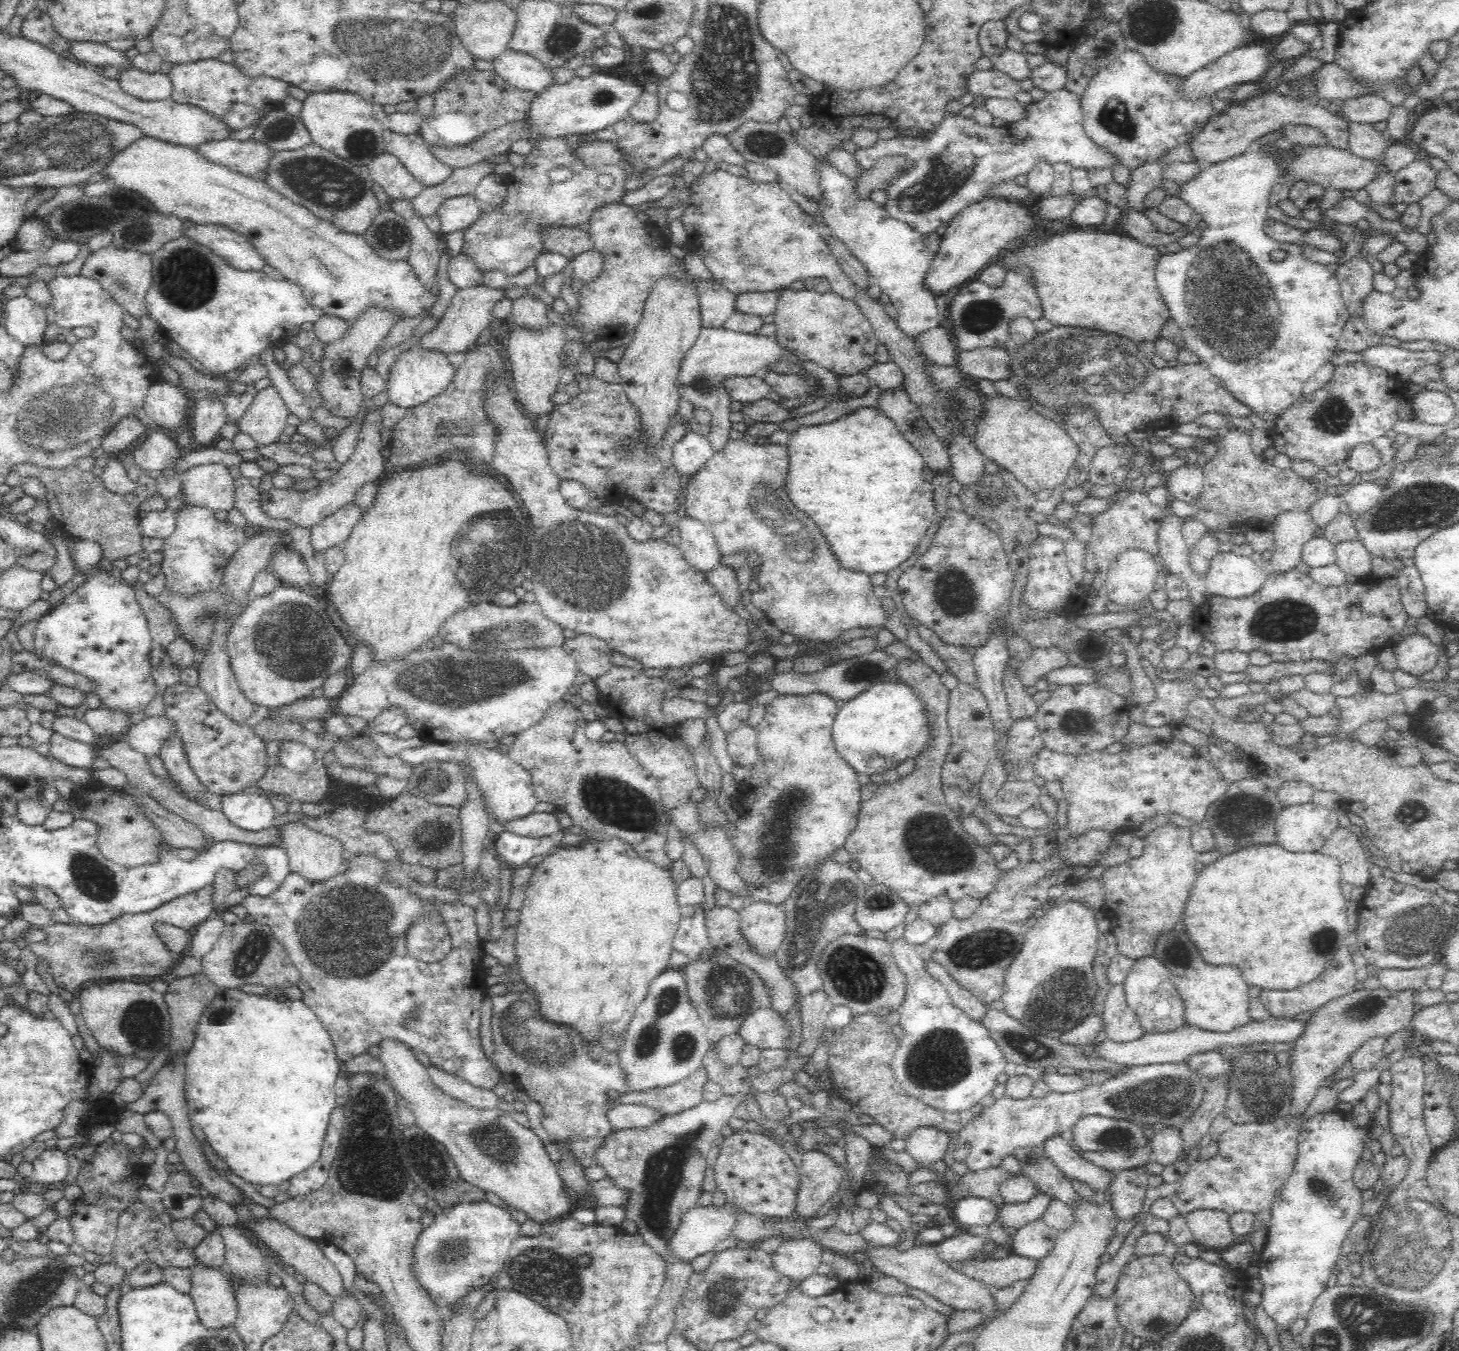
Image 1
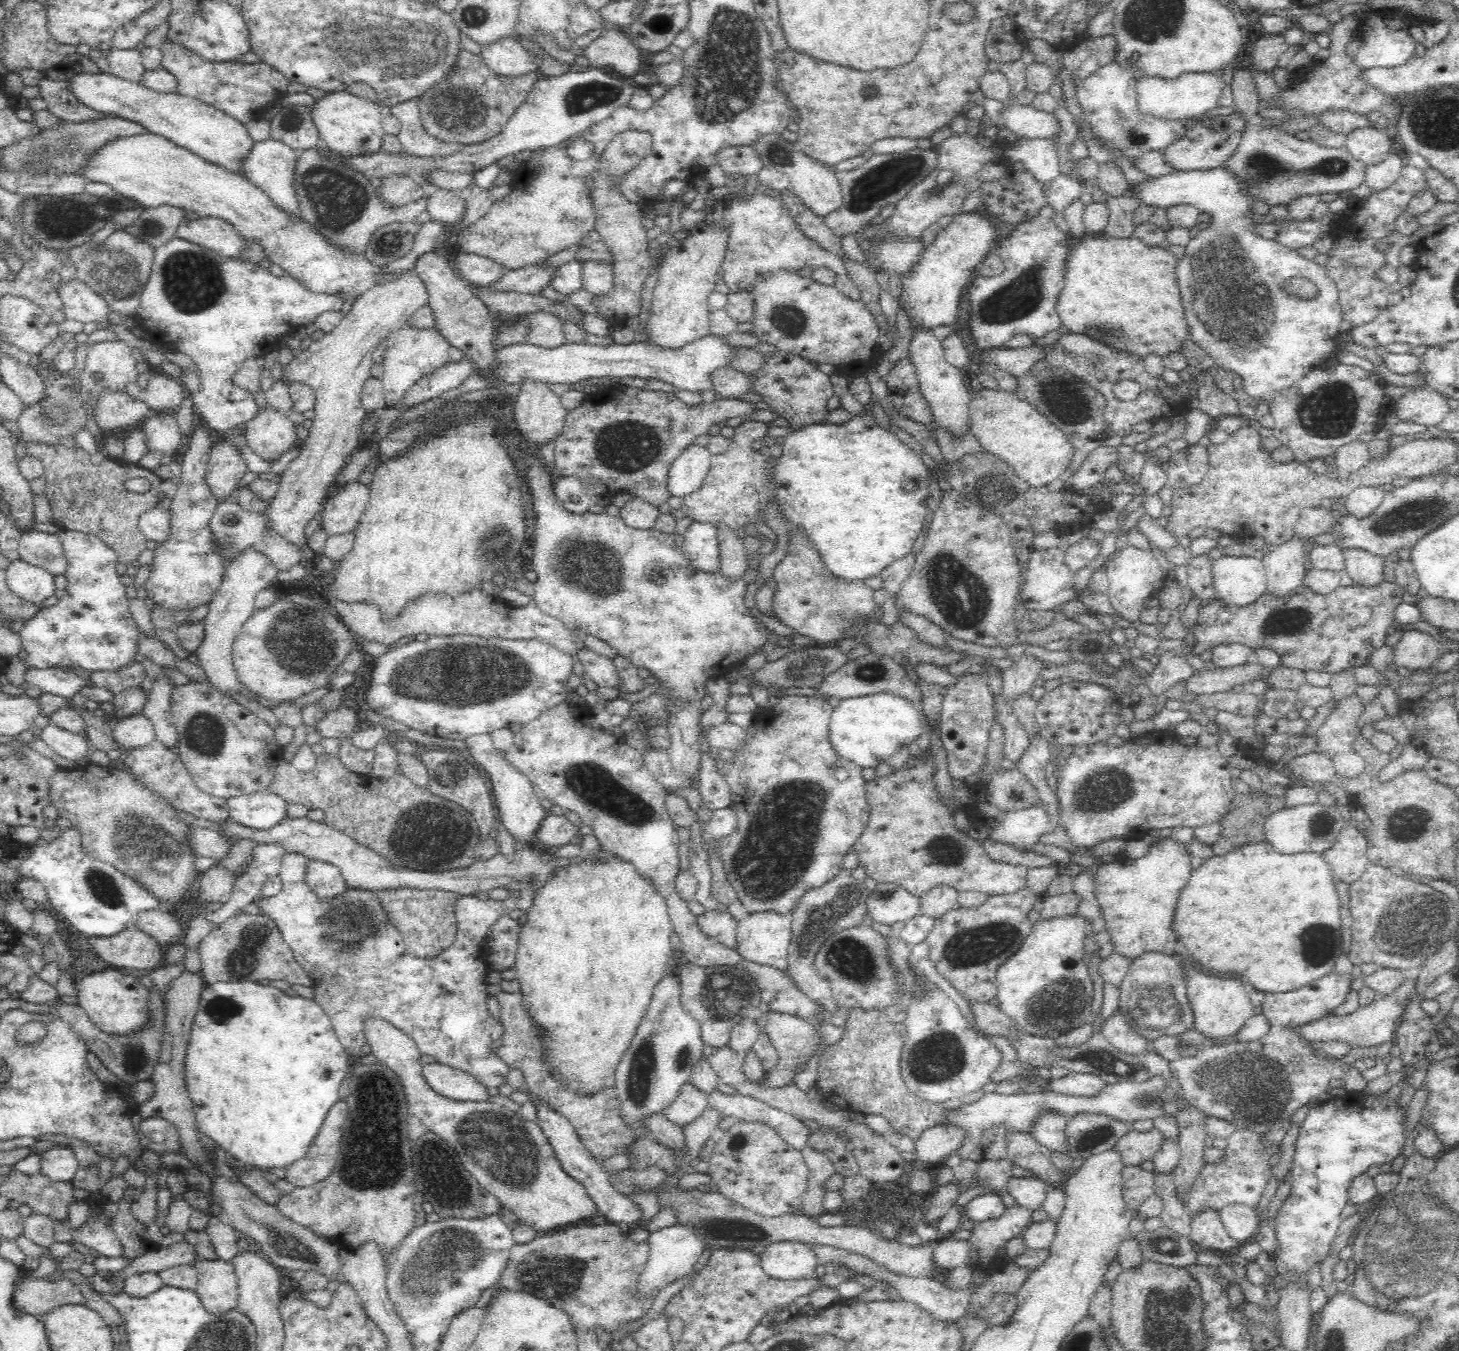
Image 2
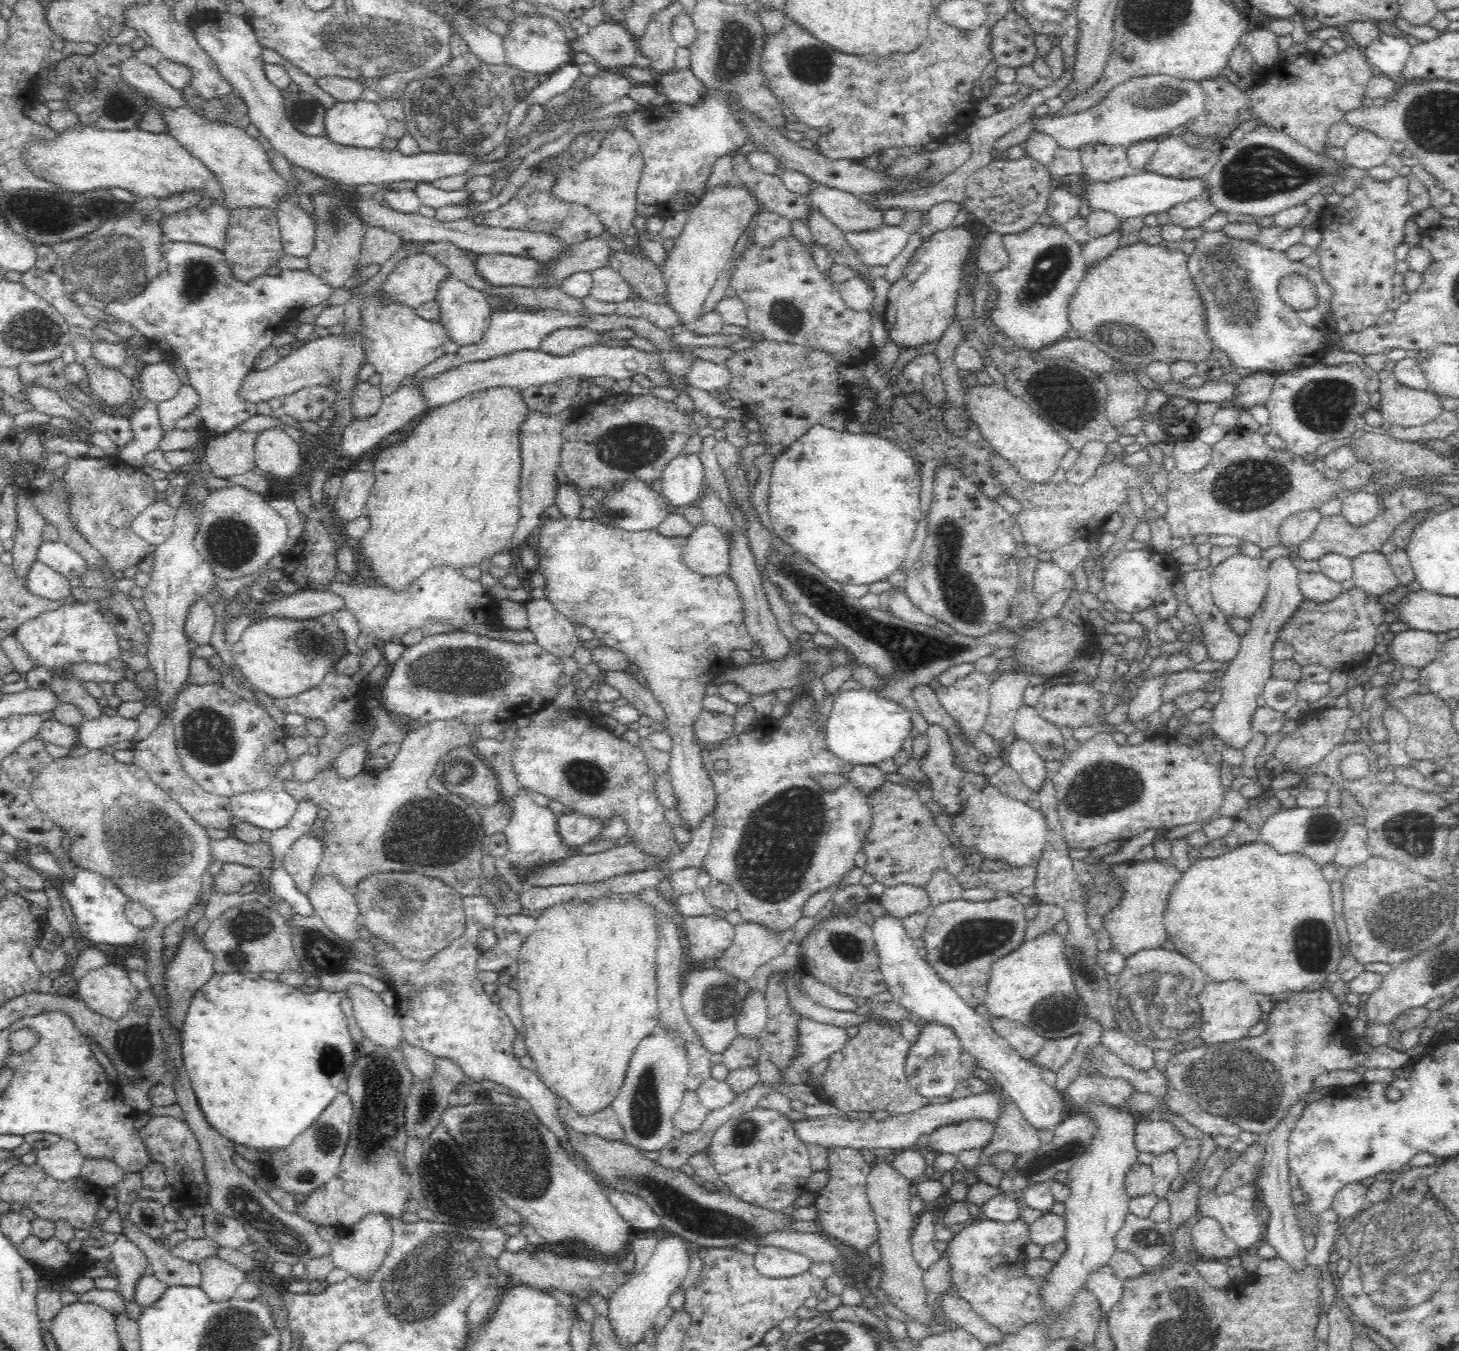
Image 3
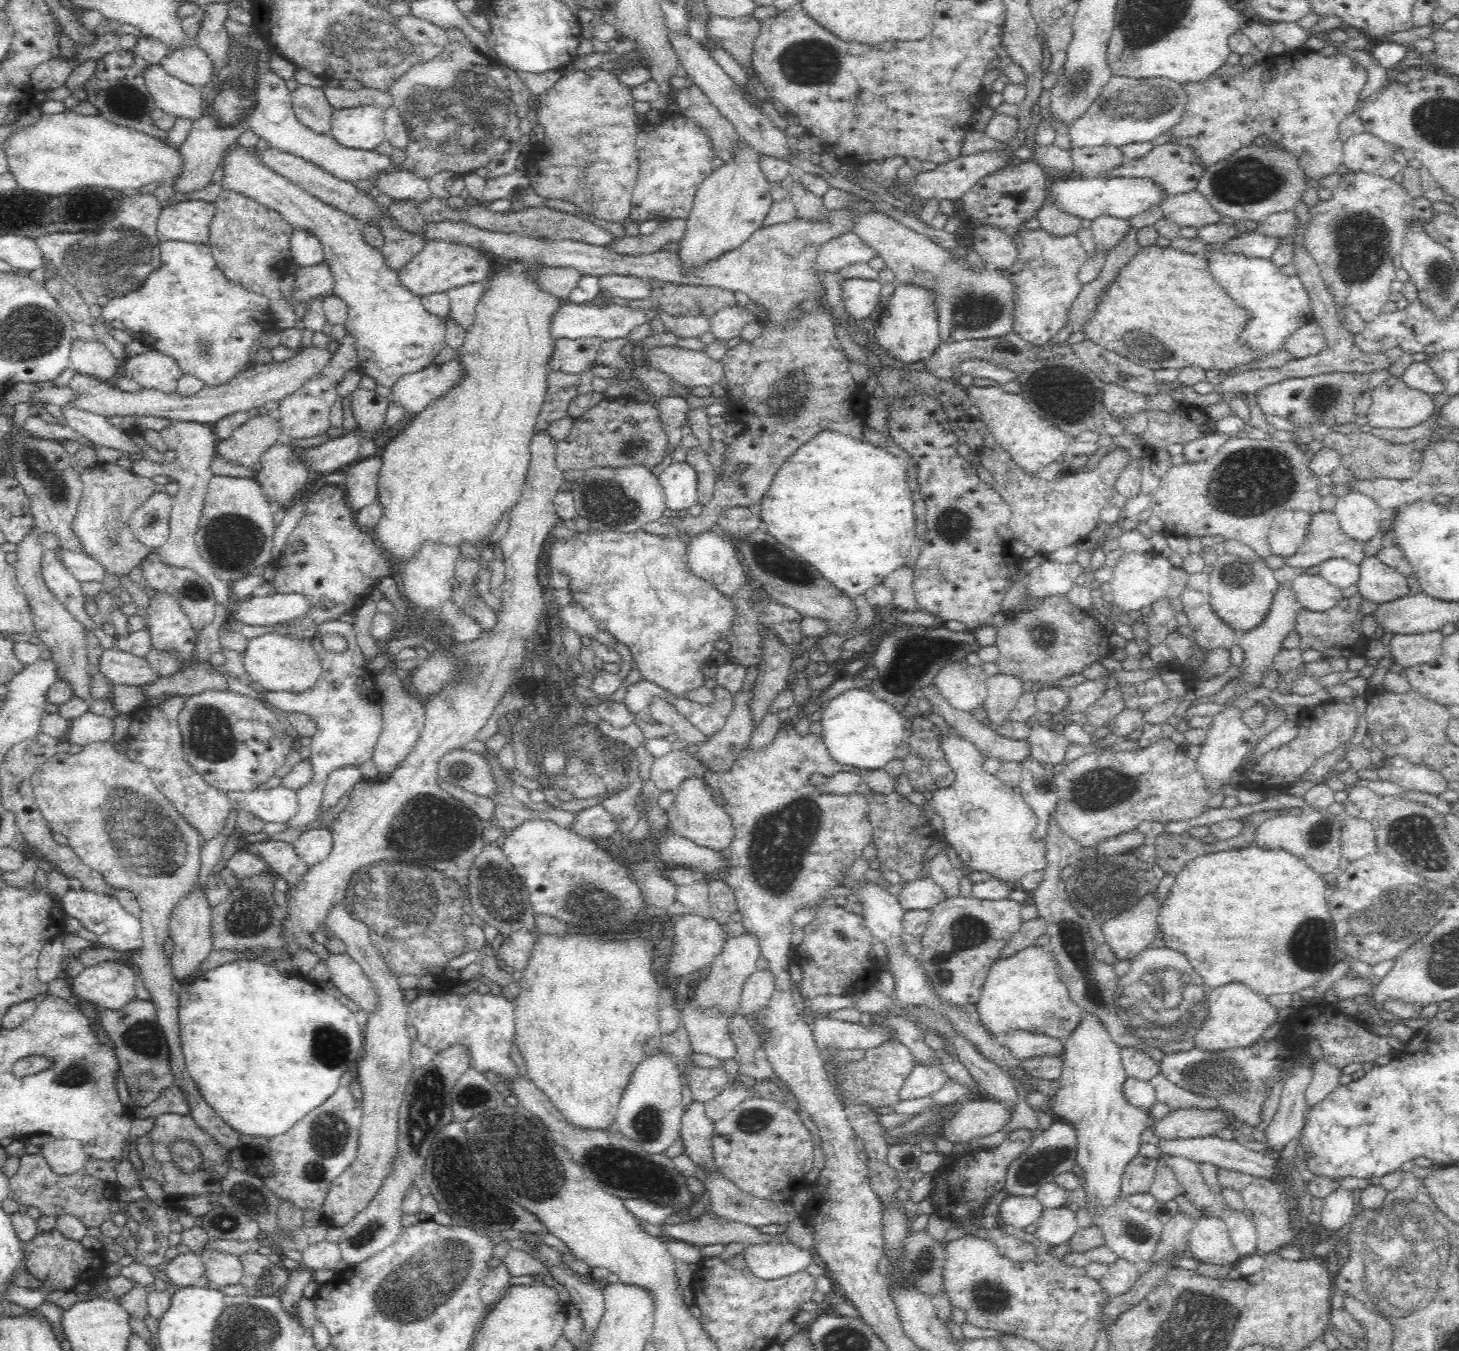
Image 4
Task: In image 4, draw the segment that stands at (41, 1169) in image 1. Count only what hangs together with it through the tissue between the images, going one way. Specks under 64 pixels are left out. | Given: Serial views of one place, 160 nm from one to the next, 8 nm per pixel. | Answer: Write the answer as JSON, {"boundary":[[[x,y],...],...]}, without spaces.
{"boundary":[[[56,1139],[41,1144],[39,1152],[56,1174],[76,1172],[85,1166],[88,1155],[78,1139]]]}

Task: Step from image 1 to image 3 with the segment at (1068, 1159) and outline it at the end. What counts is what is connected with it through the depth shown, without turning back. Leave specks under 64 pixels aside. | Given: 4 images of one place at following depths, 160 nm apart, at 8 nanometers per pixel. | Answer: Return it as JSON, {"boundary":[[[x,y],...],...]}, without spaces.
{"boundary":[[[884,909],[884,914],[875,916],[871,931],[879,954],[879,970],[893,995],[893,1001],[916,1017],[952,1030],[960,1041],[962,1051],[970,1055],[976,1065],[988,1070],[992,1080],[1004,1087],[1004,1093],[1018,1104],[1028,1122],[1037,1130],[1056,1128],[1067,1115],[1060,1091],[1047,1085],[1041,1077],[1041,1068],[1022,1058],[994,1031],[990,1020],[981,1010],[965,1004],[955,990],[937,976],[927,959],[920,957],[919,949],[912,944],[913,939],[907,935],[902,919]]]}

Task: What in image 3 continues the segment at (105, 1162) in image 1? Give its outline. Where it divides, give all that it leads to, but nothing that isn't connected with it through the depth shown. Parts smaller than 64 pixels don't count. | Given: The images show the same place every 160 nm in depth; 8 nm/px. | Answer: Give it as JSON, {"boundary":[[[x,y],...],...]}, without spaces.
{"boundary":[[[123,1233],[118,1234],[113,1244],[108,1246],[117,1270],[116,1288],[126,1302],[136,1302],[136,1286],[146,1274],[148,1258],[135,1242]]]}

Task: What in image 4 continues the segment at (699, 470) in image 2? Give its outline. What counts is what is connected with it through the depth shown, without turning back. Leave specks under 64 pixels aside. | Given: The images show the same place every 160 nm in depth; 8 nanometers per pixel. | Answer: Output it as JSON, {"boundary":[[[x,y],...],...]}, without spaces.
{"boundary":[[[673,461],[660,472],[659,479],[668,509],[689,509],[697,503],[697,476],[690,463]]]}

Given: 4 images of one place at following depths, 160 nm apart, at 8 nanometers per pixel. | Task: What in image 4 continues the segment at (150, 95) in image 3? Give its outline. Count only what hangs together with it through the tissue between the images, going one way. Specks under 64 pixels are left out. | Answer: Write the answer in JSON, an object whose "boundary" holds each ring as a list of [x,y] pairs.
{"boundary":[[[161,64],[150,65],[144,79],[155,107],[192,123],[202,118],[200,88],[170,75]]]}

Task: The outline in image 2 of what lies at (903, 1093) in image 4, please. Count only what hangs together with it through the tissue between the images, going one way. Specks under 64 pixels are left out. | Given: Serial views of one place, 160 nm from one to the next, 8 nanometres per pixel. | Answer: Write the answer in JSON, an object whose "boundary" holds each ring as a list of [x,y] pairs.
{"boundary":[[[931,982],[931,992],[928,995],[915,997],[904,1004],[907,1012],[904,1021],[907,1031],[904,1034],[905,1046],[901,1053],[900,1068],[902,1078],[912,1094],[928,1102],[942,1105],[948,1100],[978,1091],[991,1081],[990,1077],[1002,1062],[1003,1054],[994,1047],[988,1036],[979,1035],[970,1027],[960,1008],[944,994],[943,990],[934,987]]]}

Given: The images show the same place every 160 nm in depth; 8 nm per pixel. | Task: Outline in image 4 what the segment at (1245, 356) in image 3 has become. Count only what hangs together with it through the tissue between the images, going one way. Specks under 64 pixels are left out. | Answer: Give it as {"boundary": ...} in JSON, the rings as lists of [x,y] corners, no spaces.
{"boundary":[[[1208,252],[1205,258],[1220,286],[1232,294],[1237,302],[1244,302],[1243,307],[1252,311],[1252,320],[1242,336],[1250,347],[1260,351],[1284,350],[1284,339],[1303,324],[1313,320],[1310,301],[1301,280],[1297,275],[1285,275],[1280,268],[1272,265],[1268,258],[1248,258],[1223,252]]]}

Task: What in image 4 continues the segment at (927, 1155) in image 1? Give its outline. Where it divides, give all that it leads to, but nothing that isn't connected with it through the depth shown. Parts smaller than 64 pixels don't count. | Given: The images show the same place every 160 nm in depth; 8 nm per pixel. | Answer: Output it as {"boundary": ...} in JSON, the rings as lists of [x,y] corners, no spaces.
{"boundary":[[[965,1100],[959,1105],[960,1110],[952,1120],[941,1125],[939,1133],[953,1144],[967,1142],[971,1136],[986,1136],[1000,1132],[1015,1114],[1015,1110],[997,1100]]]}

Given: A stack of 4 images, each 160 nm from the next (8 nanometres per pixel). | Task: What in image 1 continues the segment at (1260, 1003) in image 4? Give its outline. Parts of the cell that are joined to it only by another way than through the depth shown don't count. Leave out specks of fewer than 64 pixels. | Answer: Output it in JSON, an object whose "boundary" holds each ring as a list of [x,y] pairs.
{"boundary":[[[1178,936],[1162,937],[1153,954],[1162,959],[1171,971],[1176,990],[1184,1002],[1187,1025],[1197,1026],[1201,1030],[1228,1033],[1250,1022],[1249,987],[1240,970],[1234,966],[1214,968],[1208,966],[1200,956],[1192,942],[1186,942]]]}

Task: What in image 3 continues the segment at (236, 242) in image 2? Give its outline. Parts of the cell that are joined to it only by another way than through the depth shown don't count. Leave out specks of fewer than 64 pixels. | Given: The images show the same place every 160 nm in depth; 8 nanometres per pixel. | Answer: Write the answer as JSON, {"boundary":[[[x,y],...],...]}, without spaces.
{"boundary":[[[222,203],[208,208],[191,206],[162,216],[158,221],[161,235],[172,242],[195,242],[221,250],[229,209]]]}

